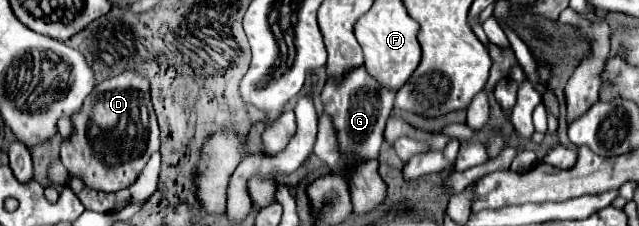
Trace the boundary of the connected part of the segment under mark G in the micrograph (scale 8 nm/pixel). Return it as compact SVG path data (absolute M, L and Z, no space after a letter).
M365 65L357 67L357 71L349 71L349 75L341 79L341 87L333 87L329 81L325 83L321 101L325 113L333 117L345 163L353 163L357 159L377 159L379 147L383 143L383 129L393 109L393 97L395 91L381 87L381 83L377 83L377 79L365 71Z

